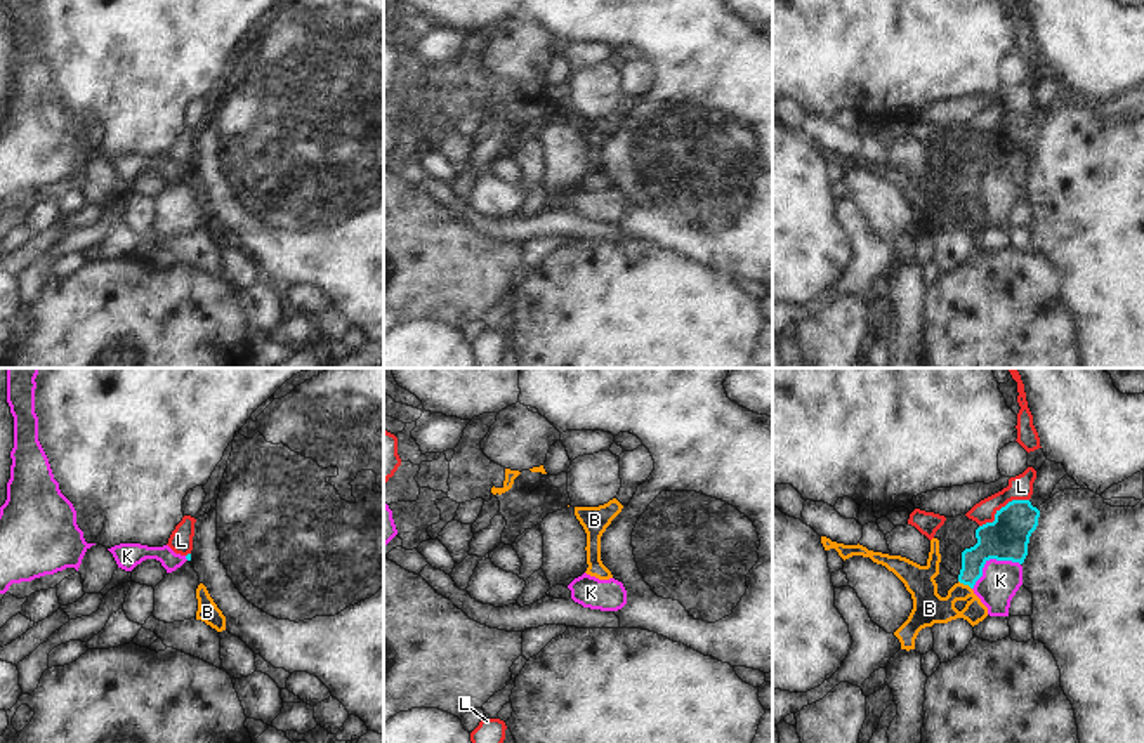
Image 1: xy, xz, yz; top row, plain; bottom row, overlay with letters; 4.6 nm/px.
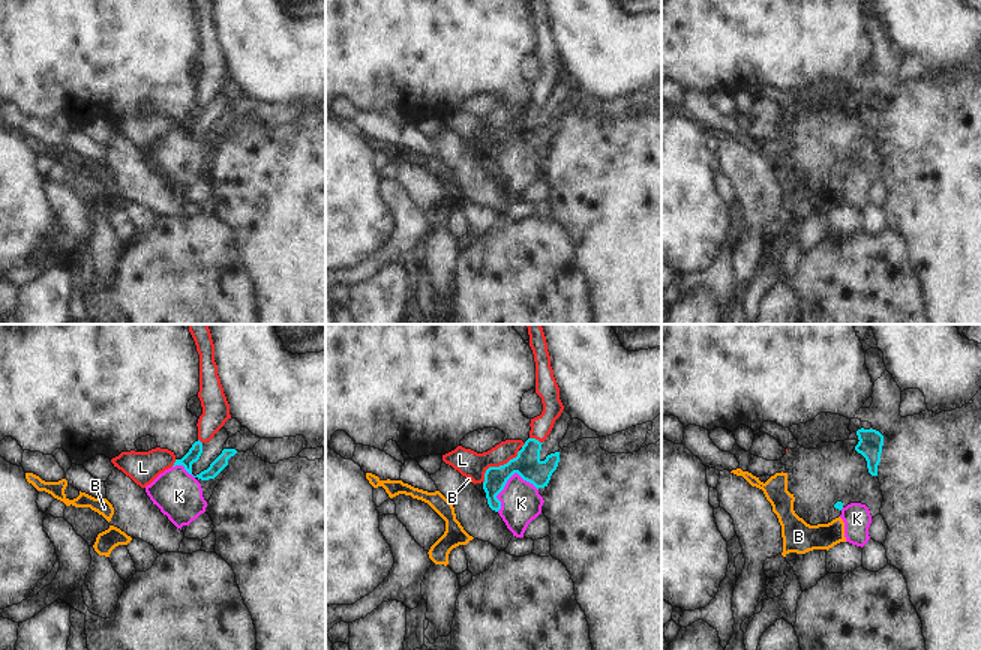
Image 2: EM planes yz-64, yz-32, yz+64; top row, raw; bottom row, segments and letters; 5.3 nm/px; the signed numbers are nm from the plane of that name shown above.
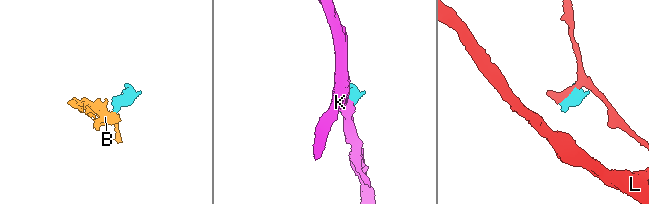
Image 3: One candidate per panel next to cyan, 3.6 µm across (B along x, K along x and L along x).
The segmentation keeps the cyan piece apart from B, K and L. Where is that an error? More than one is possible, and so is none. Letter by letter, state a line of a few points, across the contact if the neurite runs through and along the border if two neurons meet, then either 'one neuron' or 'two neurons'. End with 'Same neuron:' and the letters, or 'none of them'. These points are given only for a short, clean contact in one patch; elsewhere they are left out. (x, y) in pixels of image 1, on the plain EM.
B: line yz (959, 191), (971, 200); two neurons
K: line yz (1019, 174), (990, 170), (973, 200); two neurons
L: line yz (1028, 110), (1009, 111), (992, 132), (979, 138); two neurons
Same neuron: none of them

